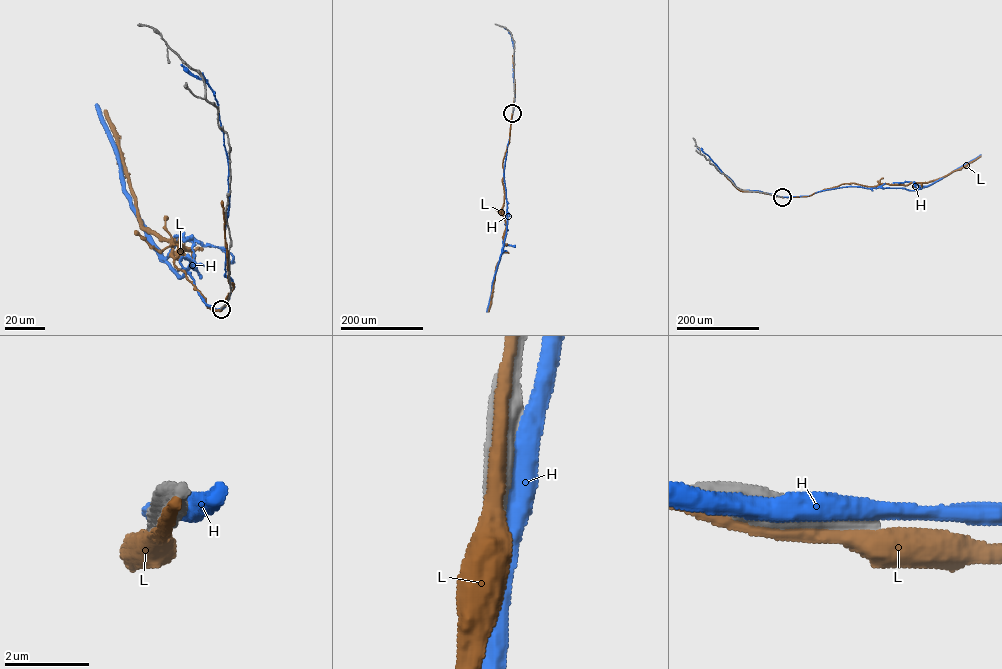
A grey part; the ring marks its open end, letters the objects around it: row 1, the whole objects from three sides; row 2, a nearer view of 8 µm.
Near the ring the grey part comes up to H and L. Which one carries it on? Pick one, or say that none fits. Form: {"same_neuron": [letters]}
{"same_neuron": []}

